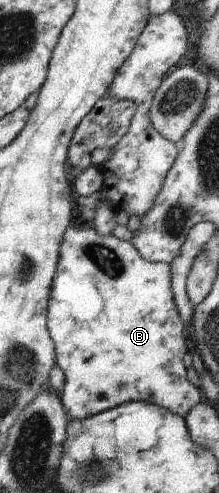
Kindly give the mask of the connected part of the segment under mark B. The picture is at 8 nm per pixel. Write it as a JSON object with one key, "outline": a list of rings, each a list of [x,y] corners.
{"outline":[[[68,227],[64,231],[61,243],[61,255],[58,255],[58,265],[50,287],[50,299],[47,305],[47,327],[55,345],[56,364],[64,372],[64,389],[59,394],[62,407],[72,420],[88,419],[103,411],[114,409],[128,402],[142,401],[165,407],[170,413],[185,418],[192,407],[202,401],[203,394],[200,388],[192,385],[186,377],[187,369],[182,359],[188,352],[186,347],[186,328],[176,307],[171,290],[171,271],[169,264],[164,262],[150,262],[144,259],[138,250],[127,241],[122,241],[112,234],[106,237],[99,235],[92,227]]]}

